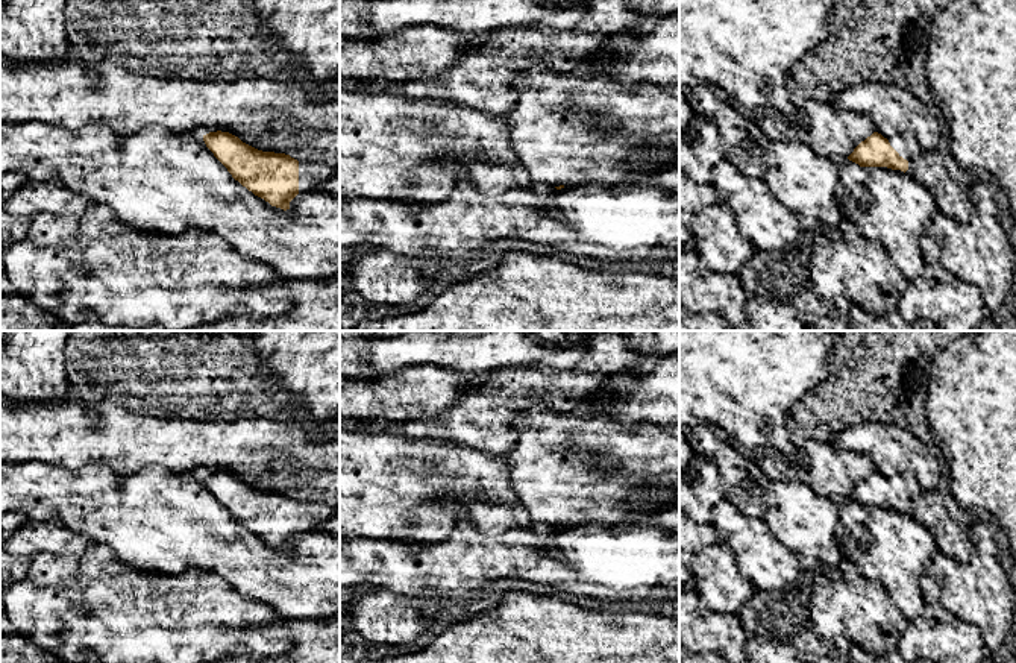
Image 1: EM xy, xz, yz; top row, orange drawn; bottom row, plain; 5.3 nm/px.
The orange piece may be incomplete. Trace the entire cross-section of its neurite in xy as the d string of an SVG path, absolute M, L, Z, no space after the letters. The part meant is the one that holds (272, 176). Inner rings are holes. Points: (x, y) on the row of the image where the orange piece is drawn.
M209 132L203 141L235 181L284 211L290 209L290 202L297 194L314 191L335 174L335 168L323 162L262 152L229 132Z

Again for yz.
M873 132L854 149L848 159L860 167L887 167L910 174L928 190L937 202L937 209L958 223L967 223L974 212L967 188L952 179L937 150L920 149L907 161L887 138Z

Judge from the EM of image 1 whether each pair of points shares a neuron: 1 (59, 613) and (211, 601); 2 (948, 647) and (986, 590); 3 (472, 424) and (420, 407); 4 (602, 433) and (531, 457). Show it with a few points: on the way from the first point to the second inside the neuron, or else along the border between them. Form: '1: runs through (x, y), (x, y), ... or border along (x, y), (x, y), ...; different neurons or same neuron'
1: runs through (97, 607), (173, 607); same neuron
2: border along (942, 593), (942, 604), (971, 624), (986, 647); different neurons
3: border along (469, 390), (437, 417), (416, 417), (407, 422); different neurons
4: runs through (584, 449), (569, 465), (549, 465); same neuron

